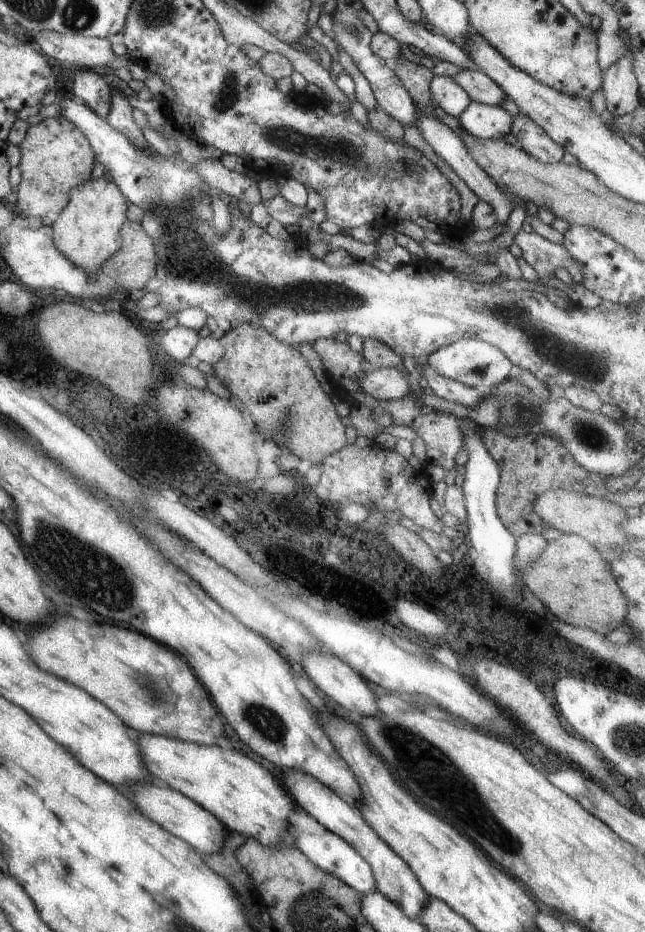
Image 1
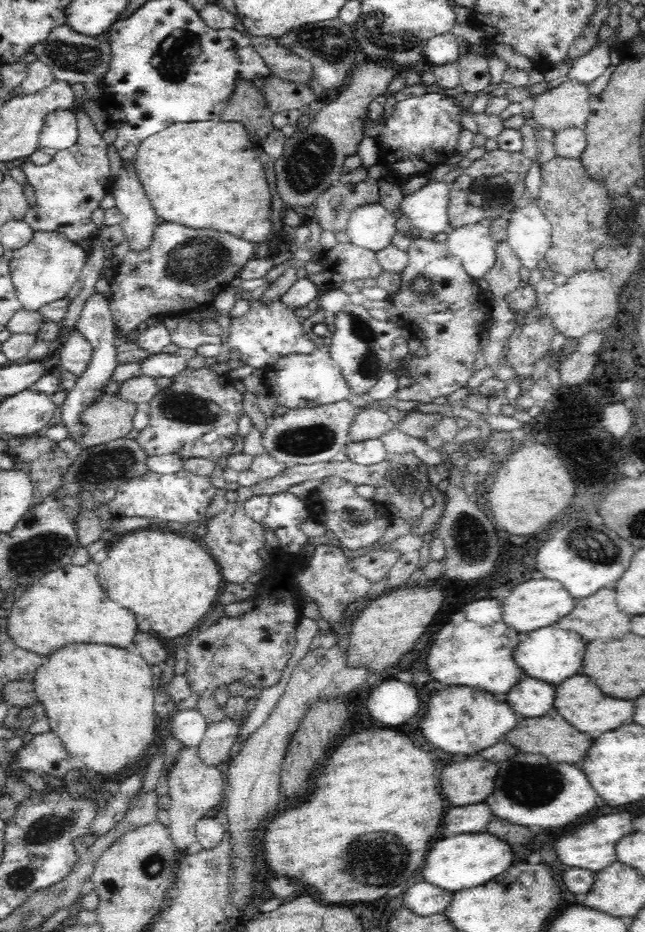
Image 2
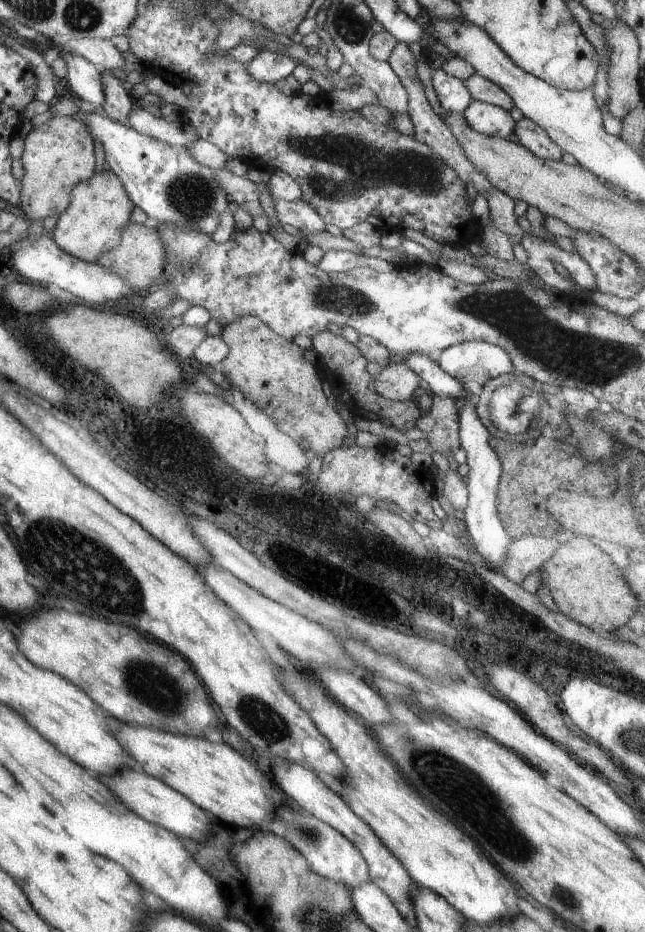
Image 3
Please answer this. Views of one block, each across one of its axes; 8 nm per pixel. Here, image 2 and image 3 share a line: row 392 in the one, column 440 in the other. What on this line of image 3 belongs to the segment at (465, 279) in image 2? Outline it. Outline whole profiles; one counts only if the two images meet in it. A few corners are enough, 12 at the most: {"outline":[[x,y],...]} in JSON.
{"outline":[[448,395],[426,396],[417,428],[433,450],[460,448],[459,412]]}

